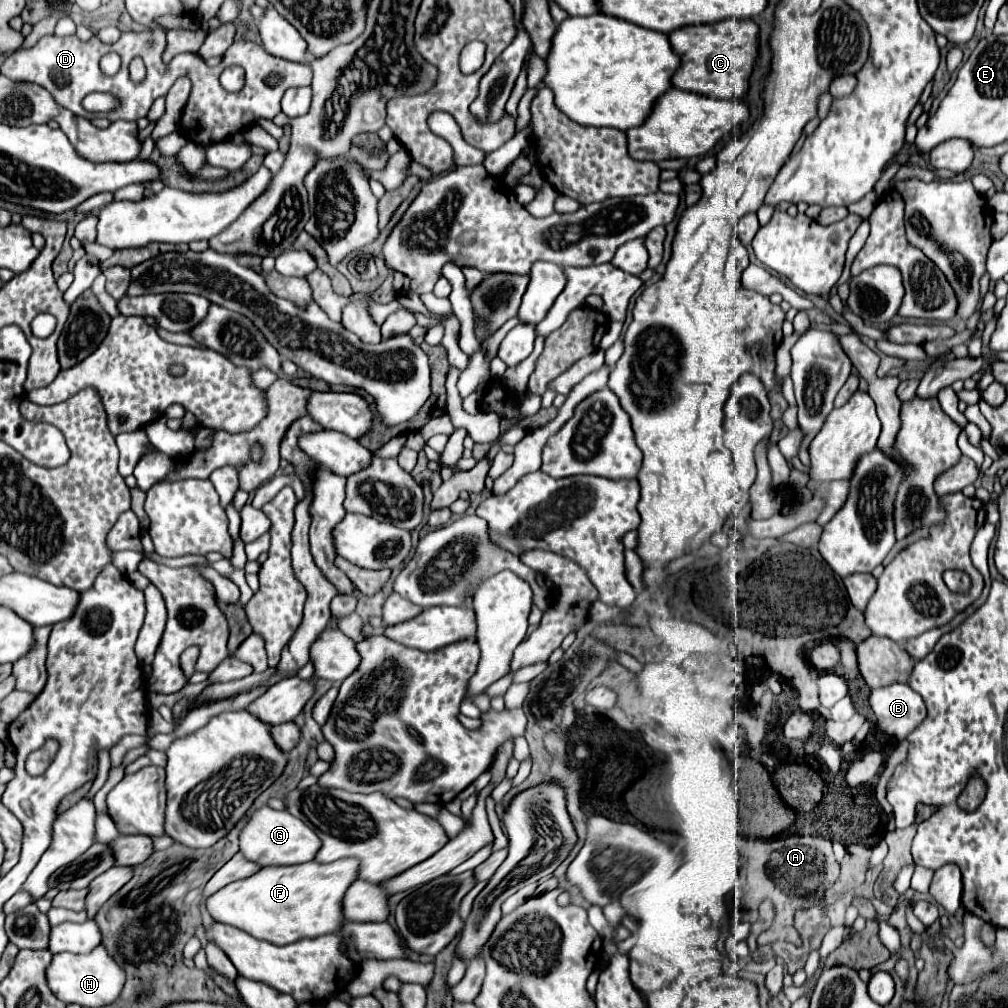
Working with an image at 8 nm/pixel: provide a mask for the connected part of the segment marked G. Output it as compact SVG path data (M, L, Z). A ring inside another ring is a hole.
M261 807L257 809L247 825L241 831L241 853L245 855L245 859L259 863L261 867L267 865L299 865L299 863L307 863L313 861L321 839L315 835L315 831L311 831L307 825L301 823L301 819L295 819L291 813L287 811L275 811L271 807Z

